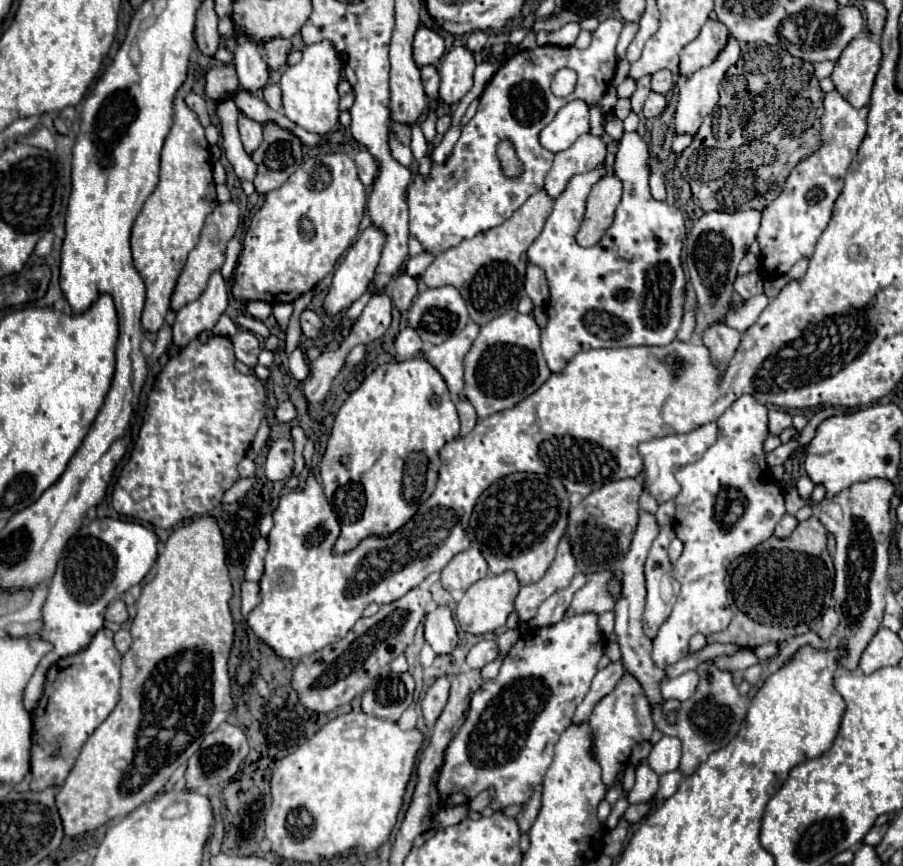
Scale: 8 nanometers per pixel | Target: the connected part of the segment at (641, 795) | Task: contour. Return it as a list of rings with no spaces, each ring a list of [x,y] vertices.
[[[639,765],[635,787],[629,793],[629,803],[643,803],[655,797],[659,785],[659,775],[649,769],[649,765]]]

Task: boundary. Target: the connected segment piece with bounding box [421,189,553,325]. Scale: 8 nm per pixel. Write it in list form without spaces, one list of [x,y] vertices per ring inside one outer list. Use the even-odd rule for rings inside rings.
[[[541,189],[535,195],[531,195],[503,225],[489,229],[485,233],[475,235],[473,239],[465,239],[461,241],[457,247],[451,247],[447,251],[443,251],[441,255],[437,255],[433,259],[433,263],[427,267],[427,271],[421,275],[423,283],[427,287],[445,287],[445,285],[453,285],[463,301],[467,303],[469,309],[469,317],[477,323],[477,325],[485,325],[489,323],[493,317],[501,317],[505,315],[509,309],[517,309],[517,301],[523,297],[523,281],[525,281],[525,267],[527,267],[527,249],[529,245],[537,239],[537,235],[541,233],[549,213],[553,209],[553,199]]]

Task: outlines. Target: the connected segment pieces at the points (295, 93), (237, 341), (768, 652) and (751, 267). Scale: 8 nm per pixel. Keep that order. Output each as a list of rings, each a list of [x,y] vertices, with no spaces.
[[[329,41],[305,45],[301,63],[289,67],[281,75],[285,115],[293,123],[297,123],[299,127],[311,133],[319,133],[319,135],[331,133],[339,123],[339,93],[337,93],[339,69],[341,69],[341,59]]]
[[[245,329],[237,331],[237,335],[231,337],[231,343],[233,343],[235,357],[239,361],[243,361],[249,367],[255,367],[257,365],[257,355],[261,351],[261,345],[259,345],[257,337],[251,331],[245,331]]]
[[[771,641],[771,643],[765,643],[765,645],[757,647],[757,649],[755,649],[755,655],[757,655],[761,661],[767,661],[767,659],[771,659],[777,651],[779,651],[779,645]]]
[[[747,253],[747,255],[741,259],[741,263],[739,263],[739,273],[745,275],[745,273],[755,271],[755,269],[759,269],[759,257],[753,255],[753,253]]]

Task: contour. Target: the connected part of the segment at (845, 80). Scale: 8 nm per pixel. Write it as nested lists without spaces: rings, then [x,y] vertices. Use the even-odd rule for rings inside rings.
[[[855,37],[837,59],[831,81],[855,109],[869,103],[879,63],[881,47],[871,37]]]

